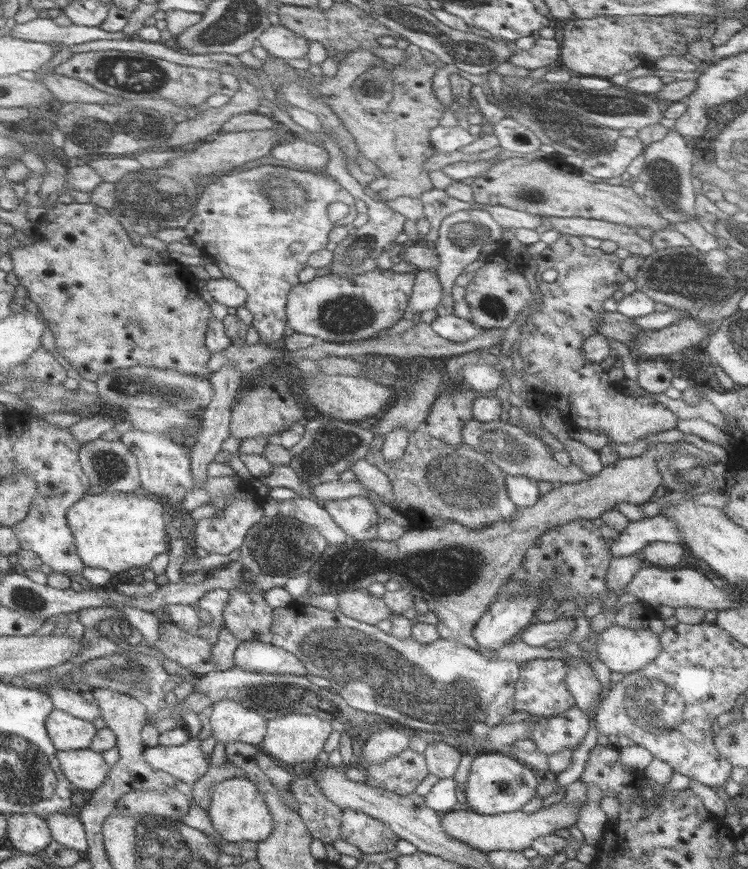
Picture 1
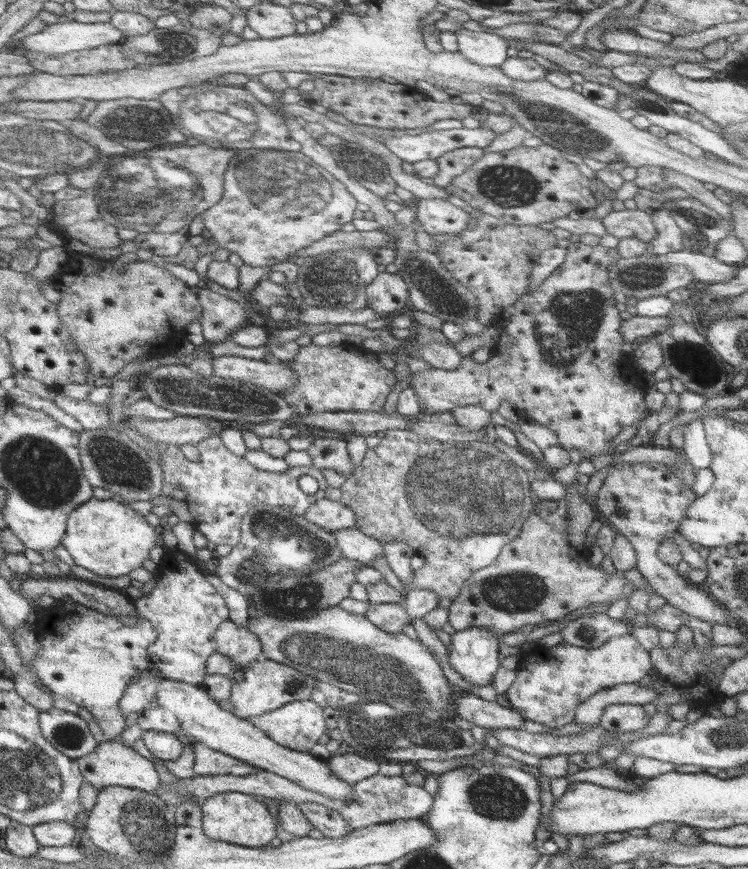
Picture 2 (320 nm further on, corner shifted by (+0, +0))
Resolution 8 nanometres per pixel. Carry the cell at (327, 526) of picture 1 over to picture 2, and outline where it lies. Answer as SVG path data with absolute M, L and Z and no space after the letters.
M356 528L332 533L343 557L360 565L372 566L378 557L384 557L384 545L374 538L364 535Z

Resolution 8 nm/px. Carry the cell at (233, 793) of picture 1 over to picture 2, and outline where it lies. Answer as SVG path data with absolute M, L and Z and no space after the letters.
M230 792L214 796L203 804L205 831L216 840L250 848L270 846L278 838L278 819L258 796Z

